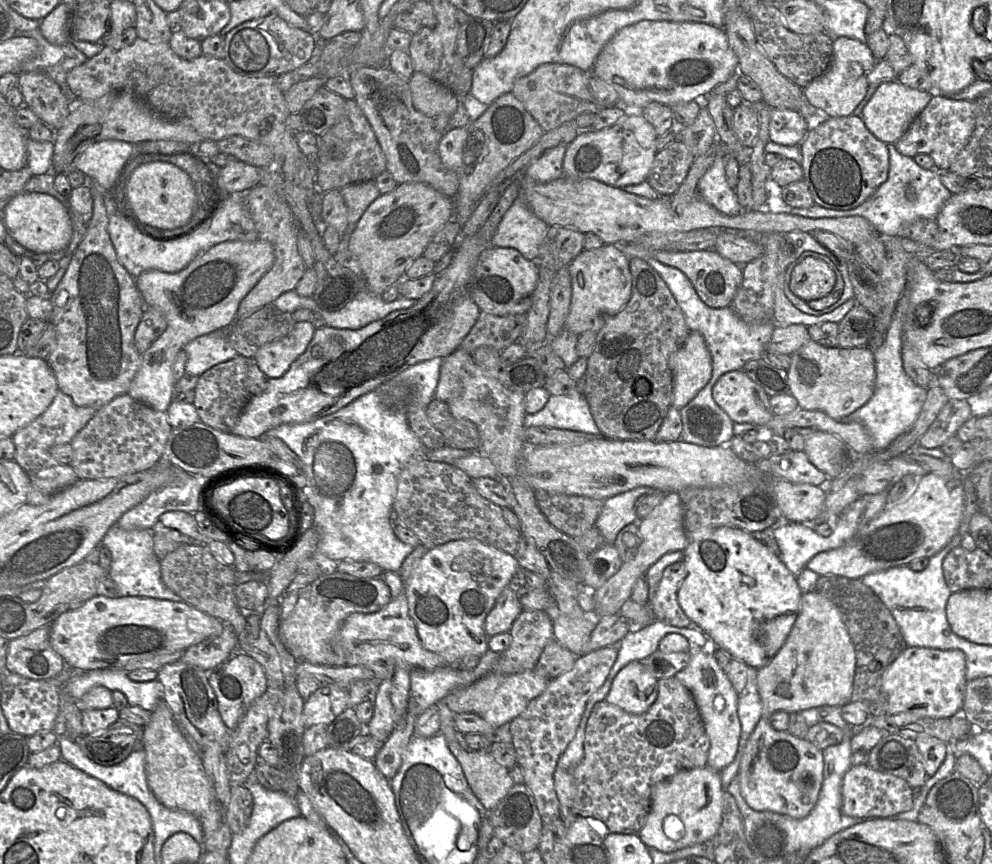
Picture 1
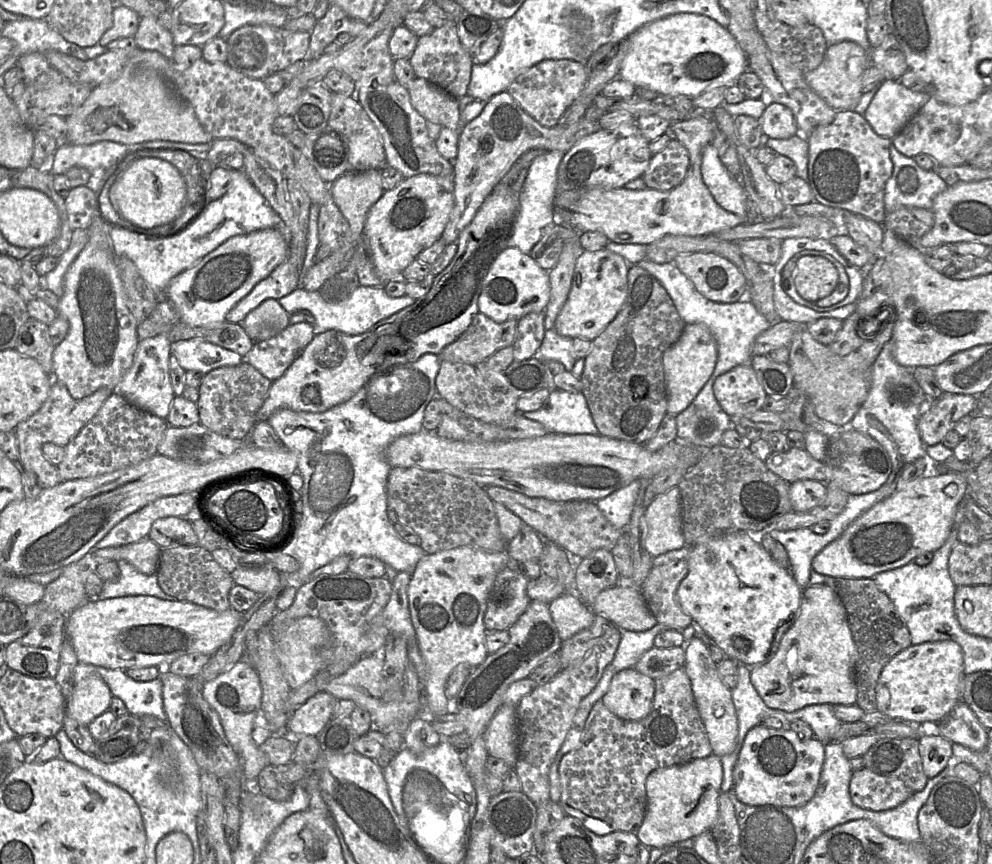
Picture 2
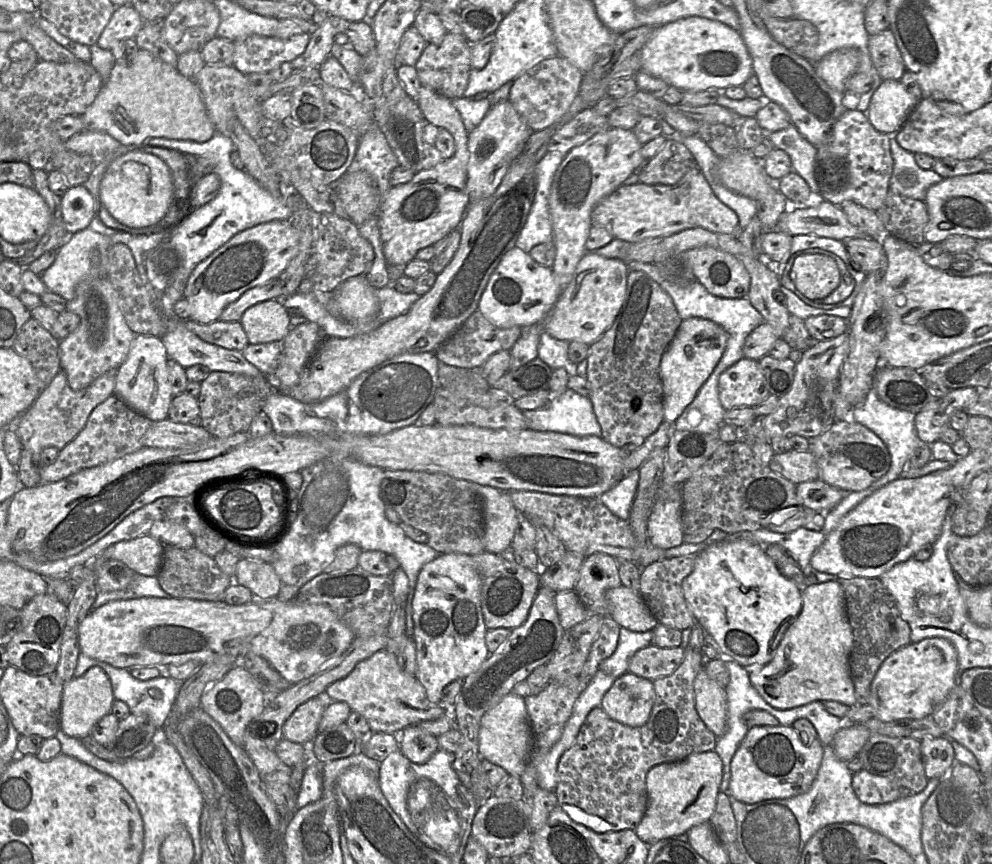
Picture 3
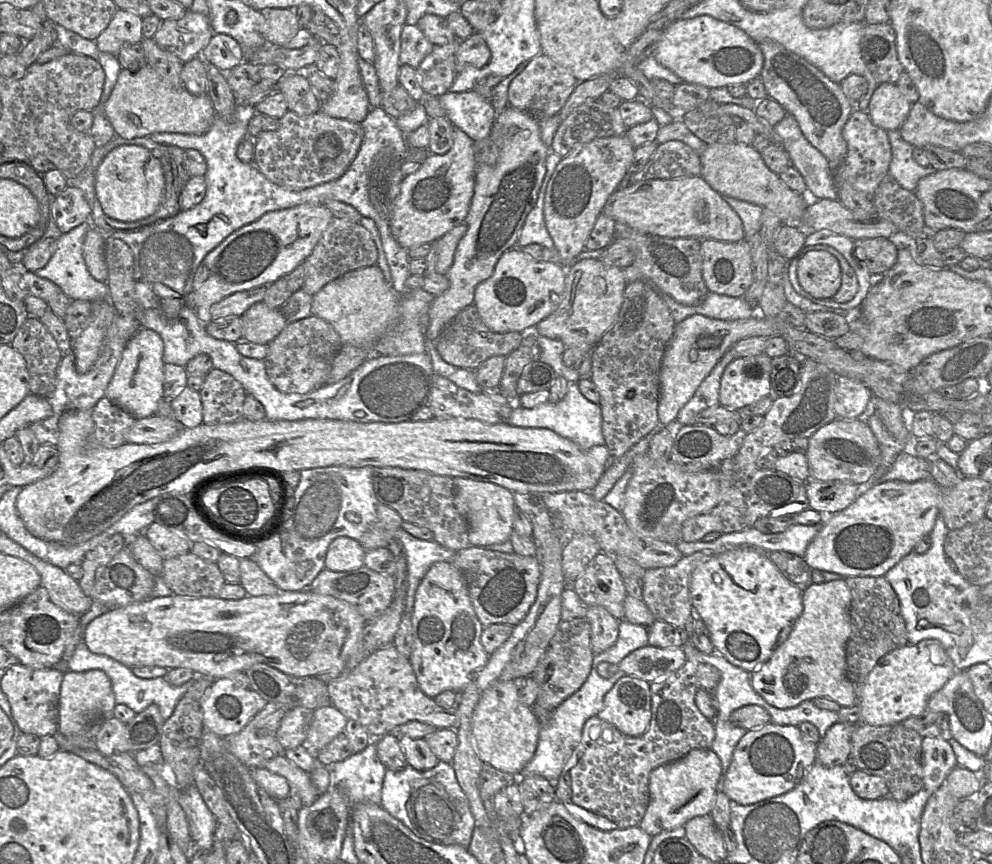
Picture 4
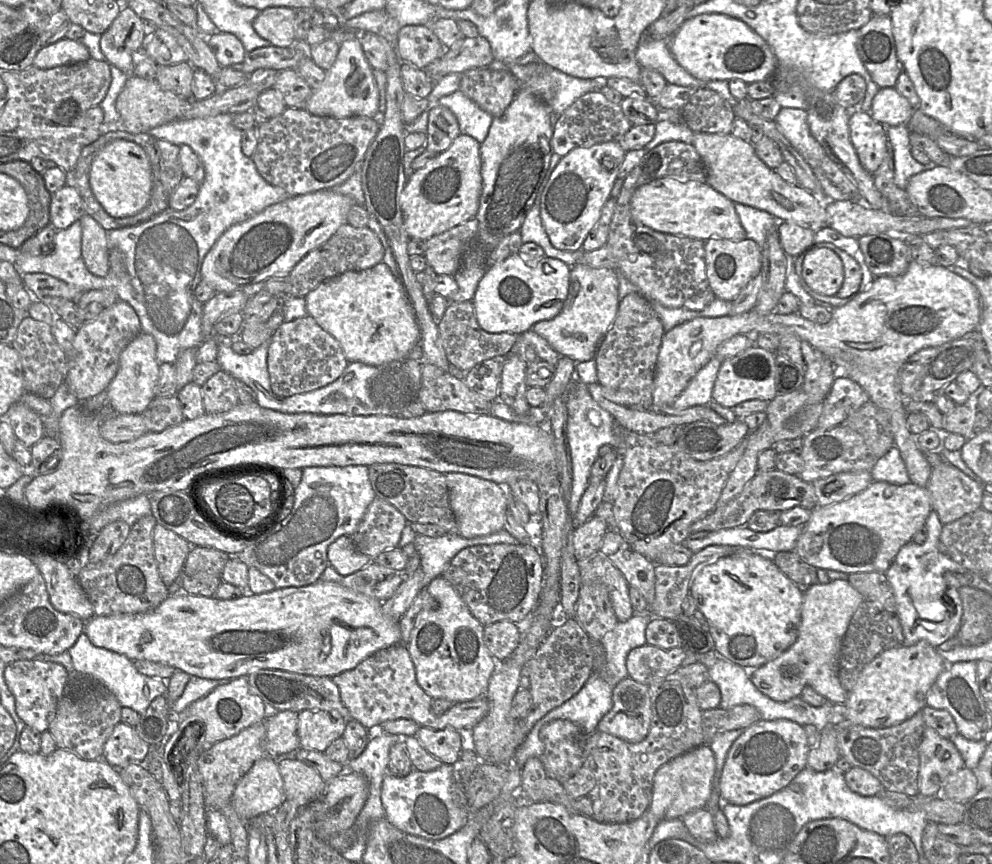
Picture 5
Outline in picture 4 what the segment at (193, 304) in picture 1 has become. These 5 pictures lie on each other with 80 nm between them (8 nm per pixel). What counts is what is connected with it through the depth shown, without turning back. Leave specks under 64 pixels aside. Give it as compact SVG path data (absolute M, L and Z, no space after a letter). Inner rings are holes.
M302 204L271 211L255 222L230 234L210 251L193 278L197 294L197 315L204 324L211 322L210 307L225 297L243 290L268 286L290 274L312 253L334 216L324 205ZM141 329L127 343L114 375L107 387L106 398L130 413L134 418L148 418L156 414L159 403L165 399L164 344L153 330Z

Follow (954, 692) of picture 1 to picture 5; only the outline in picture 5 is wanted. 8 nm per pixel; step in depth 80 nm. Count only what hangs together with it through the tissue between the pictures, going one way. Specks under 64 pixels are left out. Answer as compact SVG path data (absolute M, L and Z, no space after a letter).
M926 641L886 650L863 669L845 706L850 722L874 729L898 725L927 706L928 692L948 664Z

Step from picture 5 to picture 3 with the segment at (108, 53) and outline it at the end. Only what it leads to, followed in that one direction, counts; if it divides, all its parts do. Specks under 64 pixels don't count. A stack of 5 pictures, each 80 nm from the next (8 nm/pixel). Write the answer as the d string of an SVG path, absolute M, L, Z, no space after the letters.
M131 5L119 6L100 35L97 45L110 50L119 40L135 38L144 20Z

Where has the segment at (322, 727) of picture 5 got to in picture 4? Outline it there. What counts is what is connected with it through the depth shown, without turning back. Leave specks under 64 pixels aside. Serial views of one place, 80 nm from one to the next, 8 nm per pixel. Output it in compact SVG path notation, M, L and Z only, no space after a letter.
M333 705L315 709L305 744L313 751L321 750L345 730L346 722L347 718Z

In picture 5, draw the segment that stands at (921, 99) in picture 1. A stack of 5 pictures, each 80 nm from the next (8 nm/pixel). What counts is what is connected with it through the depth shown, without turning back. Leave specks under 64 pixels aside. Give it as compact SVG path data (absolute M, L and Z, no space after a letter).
M895 87L879 88L872 100L869 114L884 126L907 124L913 107Z

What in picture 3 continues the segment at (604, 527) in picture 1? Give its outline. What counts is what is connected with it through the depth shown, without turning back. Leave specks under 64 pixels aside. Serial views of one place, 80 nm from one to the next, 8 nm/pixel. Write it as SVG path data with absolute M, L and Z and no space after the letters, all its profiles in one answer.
M633 469L610 490L599 496L600 501L617 517L628 520L637 492L640 469Z

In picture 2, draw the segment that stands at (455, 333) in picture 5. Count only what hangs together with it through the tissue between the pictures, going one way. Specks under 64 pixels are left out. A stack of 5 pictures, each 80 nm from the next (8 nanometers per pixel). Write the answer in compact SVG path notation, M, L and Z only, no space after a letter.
M483 313L474 316L468 329L438 355L442 361L476 366L497 351L512 346L518 329L517 320L497 323Z

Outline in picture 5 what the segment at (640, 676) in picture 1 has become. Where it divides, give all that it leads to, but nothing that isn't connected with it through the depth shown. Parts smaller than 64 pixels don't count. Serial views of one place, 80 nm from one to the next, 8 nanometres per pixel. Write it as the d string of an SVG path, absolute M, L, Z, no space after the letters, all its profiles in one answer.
M627 677L616 685L612 699L613 706L601 719L597 730L627 742L641 742L651 724L649 686Z

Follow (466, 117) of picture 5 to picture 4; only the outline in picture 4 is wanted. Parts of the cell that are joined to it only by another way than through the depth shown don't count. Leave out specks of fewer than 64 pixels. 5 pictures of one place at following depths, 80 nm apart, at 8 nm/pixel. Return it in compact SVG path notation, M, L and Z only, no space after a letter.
M474 90L448 92L438 98L454 127L465 132L476 143L489 137L497 115L490 100Z

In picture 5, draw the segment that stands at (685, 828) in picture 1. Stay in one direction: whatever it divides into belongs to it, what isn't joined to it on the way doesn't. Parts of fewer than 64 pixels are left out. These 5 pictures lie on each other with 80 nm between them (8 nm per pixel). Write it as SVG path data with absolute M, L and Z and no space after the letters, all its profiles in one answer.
M708 744L689 750L663 764L653 778L648 810L659 820L681 818L696 809L705 808L712 792L715 756Z

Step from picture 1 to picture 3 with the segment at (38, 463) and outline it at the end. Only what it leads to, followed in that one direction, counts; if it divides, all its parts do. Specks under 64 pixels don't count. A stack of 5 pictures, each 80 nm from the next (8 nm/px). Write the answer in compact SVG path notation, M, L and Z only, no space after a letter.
M60 370L51 383L41 392L34 404L17 420L15 432L22 448L32 453L35 462L40 465L40 454L46 447L64 448L73 441L85 427L92 411L114 394L116 371L109 371L94 380L88 387L75 391L67 380L63 370Z

